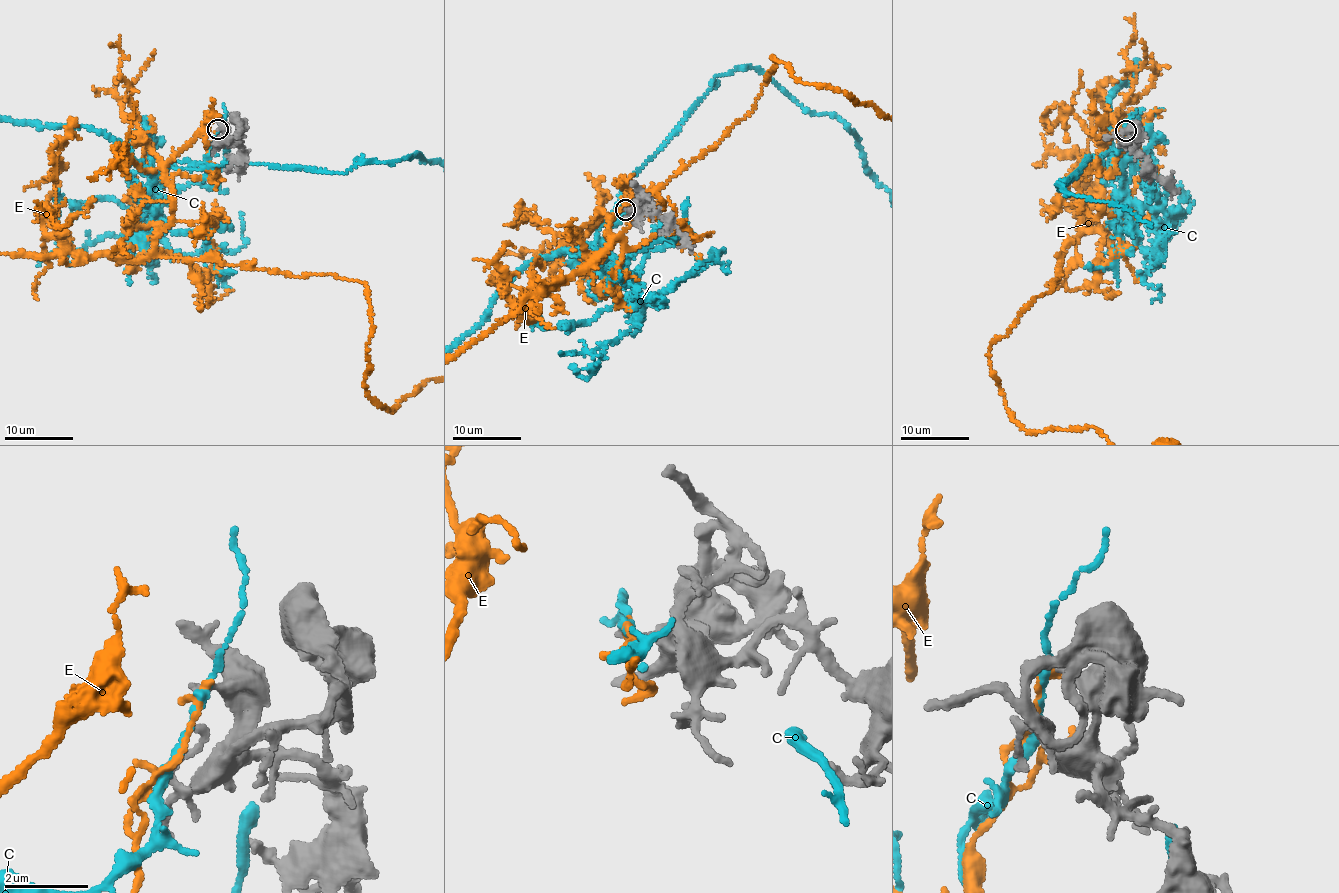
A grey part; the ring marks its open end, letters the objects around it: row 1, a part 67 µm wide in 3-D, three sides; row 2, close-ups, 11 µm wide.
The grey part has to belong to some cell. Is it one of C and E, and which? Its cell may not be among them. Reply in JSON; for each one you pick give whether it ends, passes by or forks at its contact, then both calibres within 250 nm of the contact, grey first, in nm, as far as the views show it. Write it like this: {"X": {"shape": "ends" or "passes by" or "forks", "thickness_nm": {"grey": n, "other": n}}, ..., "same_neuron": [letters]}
{"same_neuron": []}

